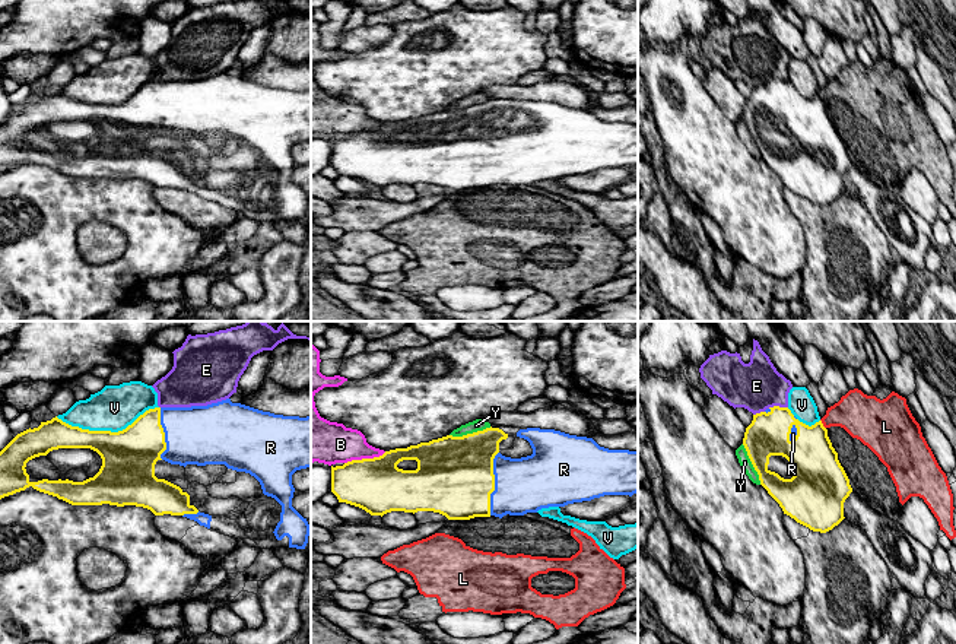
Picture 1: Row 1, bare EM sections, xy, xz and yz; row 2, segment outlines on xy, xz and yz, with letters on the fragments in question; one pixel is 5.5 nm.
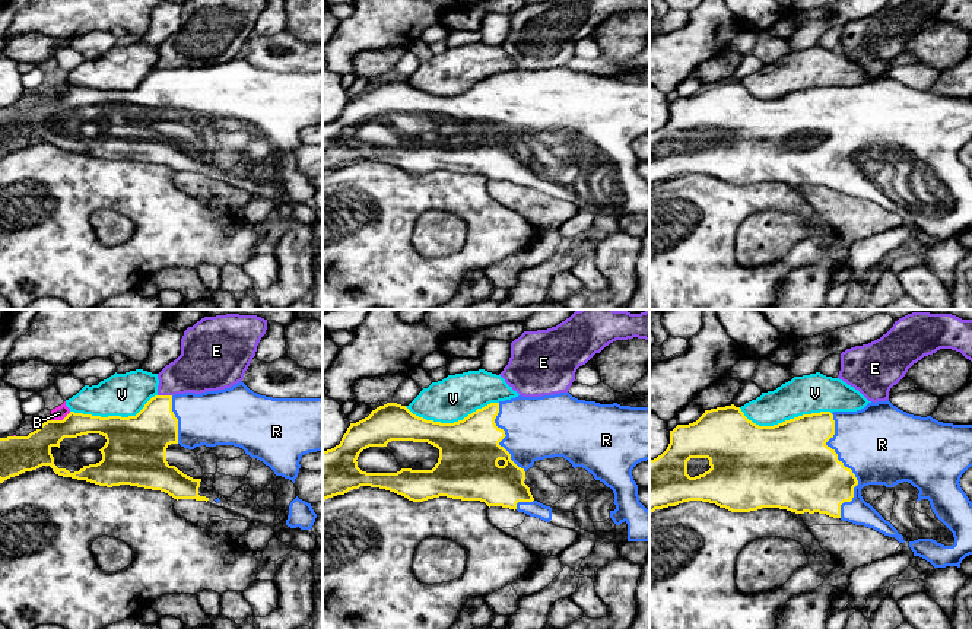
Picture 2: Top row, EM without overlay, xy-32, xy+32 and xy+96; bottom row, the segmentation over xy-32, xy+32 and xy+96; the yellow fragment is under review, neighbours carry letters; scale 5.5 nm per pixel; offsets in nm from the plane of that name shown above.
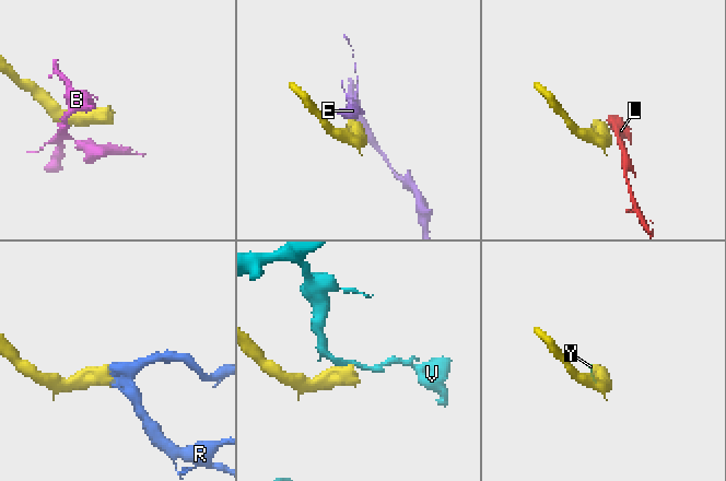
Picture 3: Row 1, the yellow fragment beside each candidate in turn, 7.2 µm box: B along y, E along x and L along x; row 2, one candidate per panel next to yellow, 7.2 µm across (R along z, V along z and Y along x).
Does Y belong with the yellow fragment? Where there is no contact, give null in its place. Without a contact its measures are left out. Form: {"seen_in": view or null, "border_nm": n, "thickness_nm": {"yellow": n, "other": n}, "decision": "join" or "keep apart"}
{"seen_in": "xz", "border_nm": 240, "thickness_nm": {"yellow": 420, "other": 70}, "decision": "keep apart"}

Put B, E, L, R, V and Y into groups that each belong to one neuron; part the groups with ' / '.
B Y / E / L / R / V

